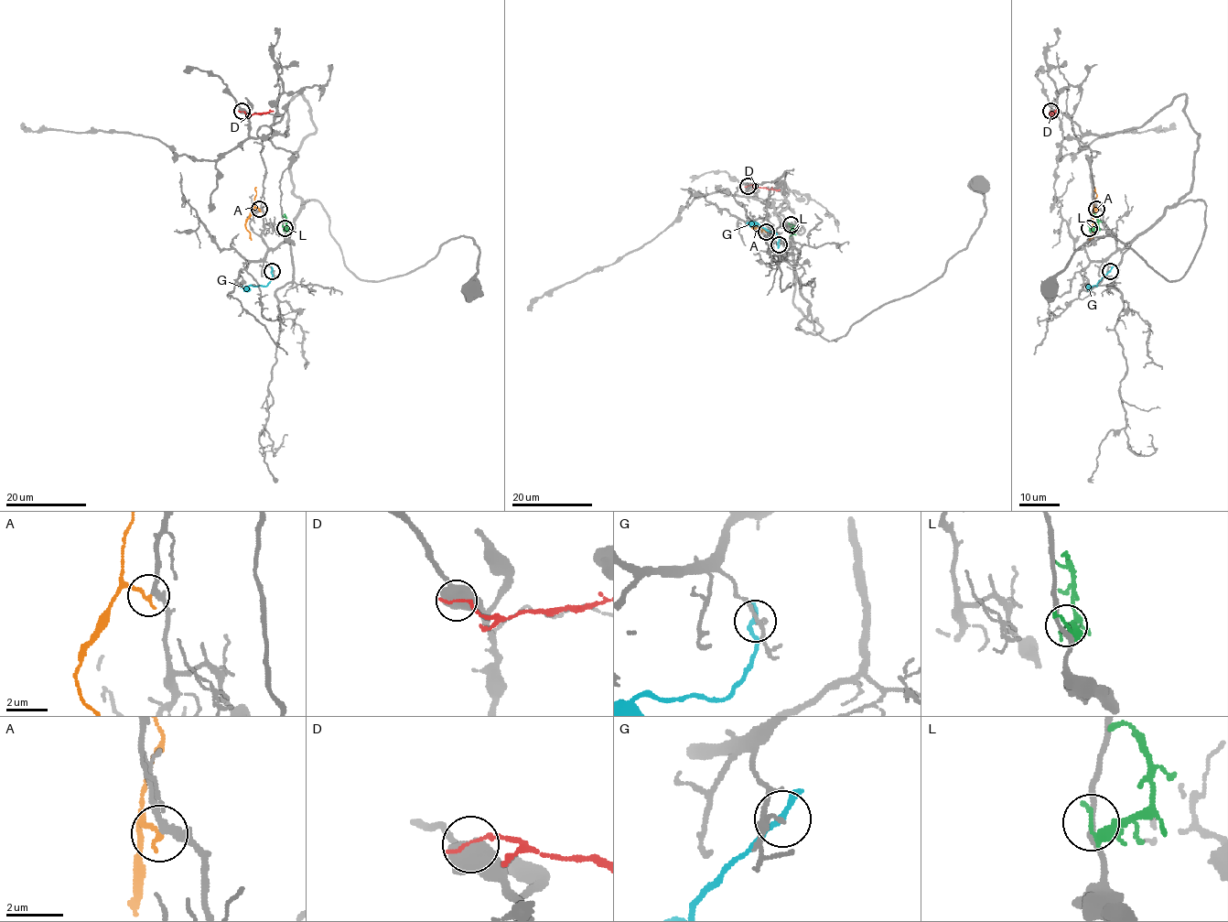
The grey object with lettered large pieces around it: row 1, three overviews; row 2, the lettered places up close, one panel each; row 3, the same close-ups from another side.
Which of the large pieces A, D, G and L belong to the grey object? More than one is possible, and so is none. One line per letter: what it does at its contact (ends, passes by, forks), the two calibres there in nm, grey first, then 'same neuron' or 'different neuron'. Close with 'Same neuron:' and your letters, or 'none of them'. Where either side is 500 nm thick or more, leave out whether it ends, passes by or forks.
A: it ends there; 200 nm thick on the grey side, 170 nm on the other; same neuron
D: 600 nm thick on the grey side, 160 nm on the other; different neuron
G: it ends there; 90 nm thick on the grey side, 280 nm on the other; different neuron
L: it ends there; 200 nm thick on the grey side, 240 nm on the other; different neuron
Same neuron: A

